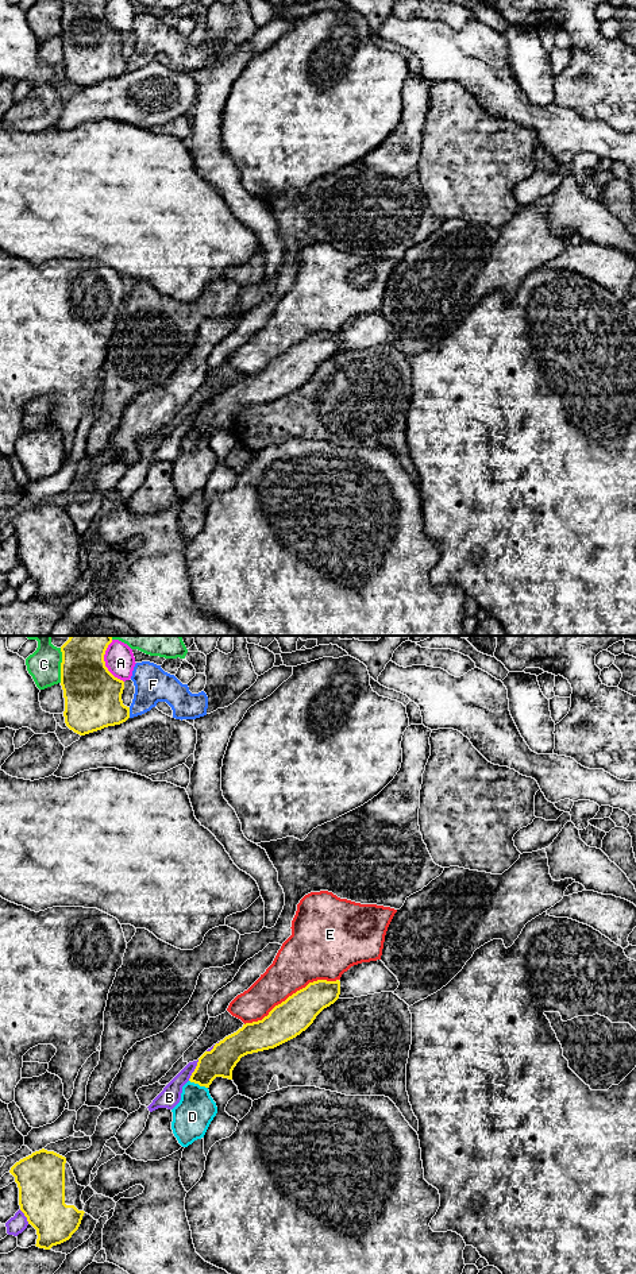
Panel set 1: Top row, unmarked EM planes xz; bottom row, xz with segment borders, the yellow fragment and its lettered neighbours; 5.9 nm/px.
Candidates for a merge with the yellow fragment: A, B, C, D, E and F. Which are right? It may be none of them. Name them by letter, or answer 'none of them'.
none of them

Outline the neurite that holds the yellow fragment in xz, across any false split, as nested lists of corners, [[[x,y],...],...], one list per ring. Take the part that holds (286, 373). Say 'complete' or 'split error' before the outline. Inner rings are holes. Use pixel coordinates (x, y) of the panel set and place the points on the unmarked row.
complete; [[[317,332],[289,348],[275,358],[262,372],[246,375],[236,385],[216,395],[211,404],[205,404],[197,414],[189,433],[209,440],[216,429],[232,432],[232,422],[242,409],[269,401],[274,401],[305,383],[316,368],[334,356],[340,347],[340,333]]]

